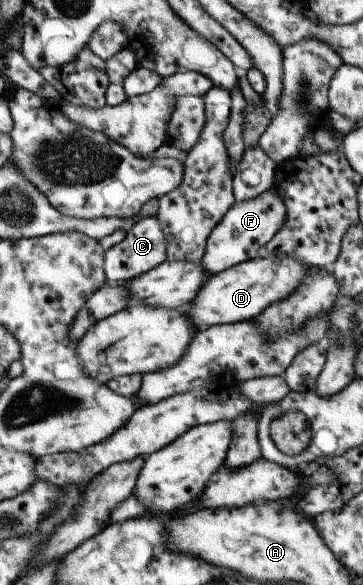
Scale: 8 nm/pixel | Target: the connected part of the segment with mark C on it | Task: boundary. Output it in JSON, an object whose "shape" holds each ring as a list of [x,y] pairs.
{"shape":[[[154,215],[138,219],[136,223],[132,223],[132,227],[128,231],[120,235],[120,240],[117,244],[103,251],[103,273],[105,281],[110,284],[126,283],[134,277],[138,277],[138,275],[152,270],[165,260],[166,245],[164,245],[164,237],[162,231],[160,231],[158,219]]]}

